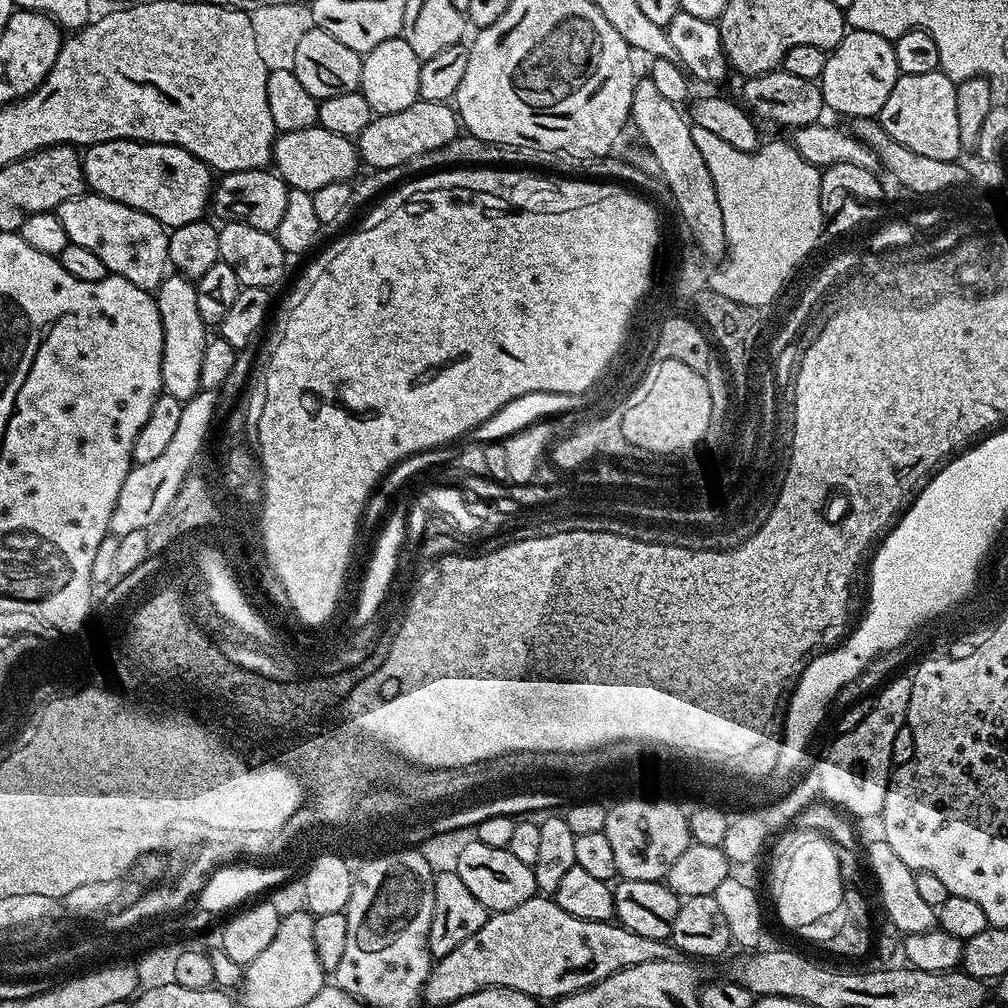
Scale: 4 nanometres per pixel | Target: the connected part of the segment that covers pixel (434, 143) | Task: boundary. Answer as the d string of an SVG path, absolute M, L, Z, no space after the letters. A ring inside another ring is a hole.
M418 99L406 106L406 110L398 110L394 114L373 115L370 126L366 126L366 130L355 137L354 143L361 161L369 169L375 170L402 166L402 162L410 162L410 158L418 158L418 154L438 150L446 146L446 142L453 140L461 128L460 117L451 103Z

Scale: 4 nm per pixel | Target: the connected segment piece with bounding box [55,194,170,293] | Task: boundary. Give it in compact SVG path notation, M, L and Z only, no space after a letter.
M95 194L70 198L56 207L55 214L58 222L62 222L62 227L66 229L69 244L86 246L86 250L92 251L107 266L111 275L126 278L134 286L151 293L155 293L160 283L164 281L170 268L168 263L168 232L164 225L154 218L150 218L150 214L142 214L142 210L134 210L122 202L114 202L110 198Z

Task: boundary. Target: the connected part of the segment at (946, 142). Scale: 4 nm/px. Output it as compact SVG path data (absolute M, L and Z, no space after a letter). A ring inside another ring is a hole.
M939 70L930 74L902 74L896 80L894 90L890 90L886 106L882 106L878 117L880 125L890 138L894 138L894 142L902 142L902 146L906 146L906 150L914 150L914 154L956 160L962 152L955 105L956 87L951 78Z

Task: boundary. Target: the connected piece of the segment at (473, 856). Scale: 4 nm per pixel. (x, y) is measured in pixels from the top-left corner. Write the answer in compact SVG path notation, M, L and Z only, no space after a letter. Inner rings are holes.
M469 840L461 848L464 849L456 856L454 870L469 888L470 894L474 894L474 898L478 898L489 913L514 910L514 906L522 906L522 902L537 895L536 875L532 872L532 866L516 858L507 848L486 846L477 840Z

